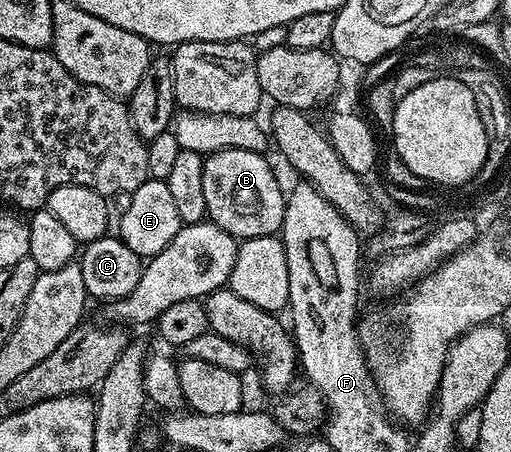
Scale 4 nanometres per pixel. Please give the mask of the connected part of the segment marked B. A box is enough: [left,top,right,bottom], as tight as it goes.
[201,150,285,240]

